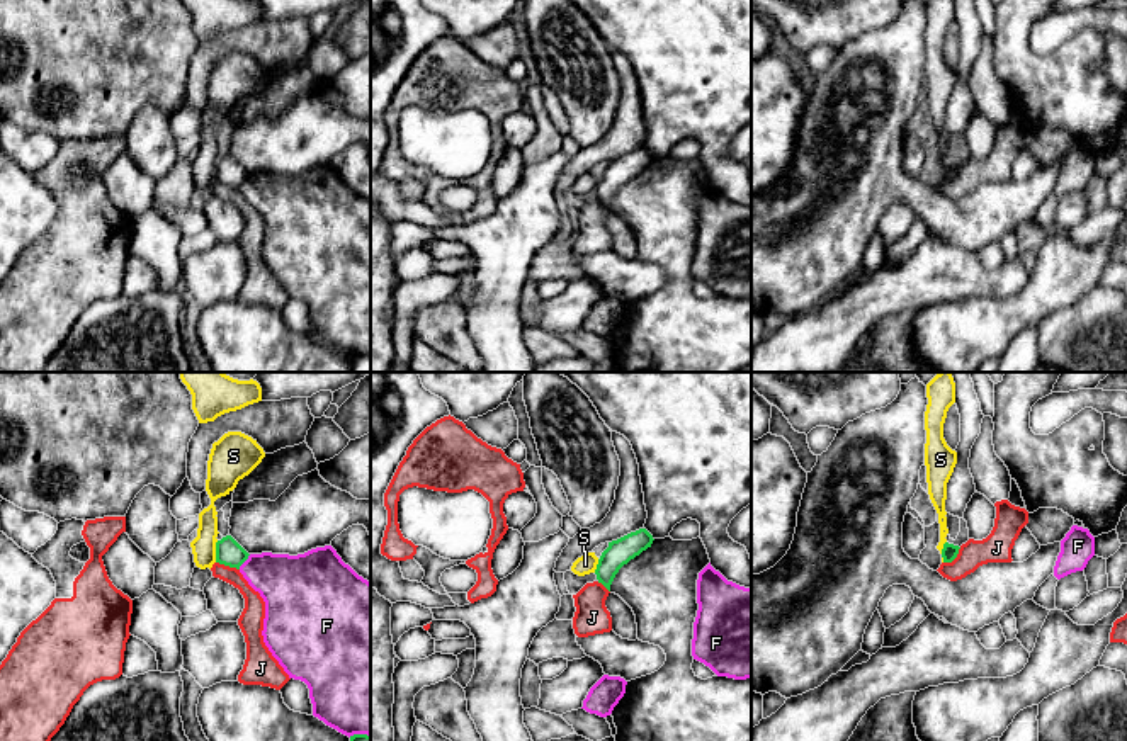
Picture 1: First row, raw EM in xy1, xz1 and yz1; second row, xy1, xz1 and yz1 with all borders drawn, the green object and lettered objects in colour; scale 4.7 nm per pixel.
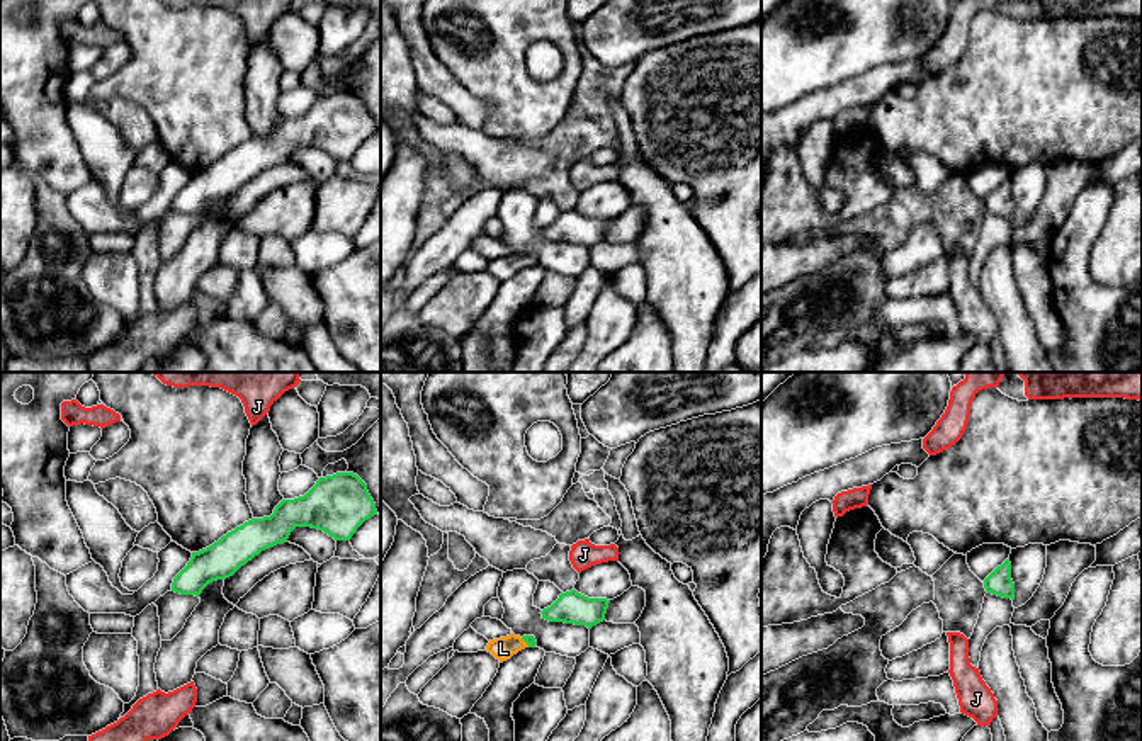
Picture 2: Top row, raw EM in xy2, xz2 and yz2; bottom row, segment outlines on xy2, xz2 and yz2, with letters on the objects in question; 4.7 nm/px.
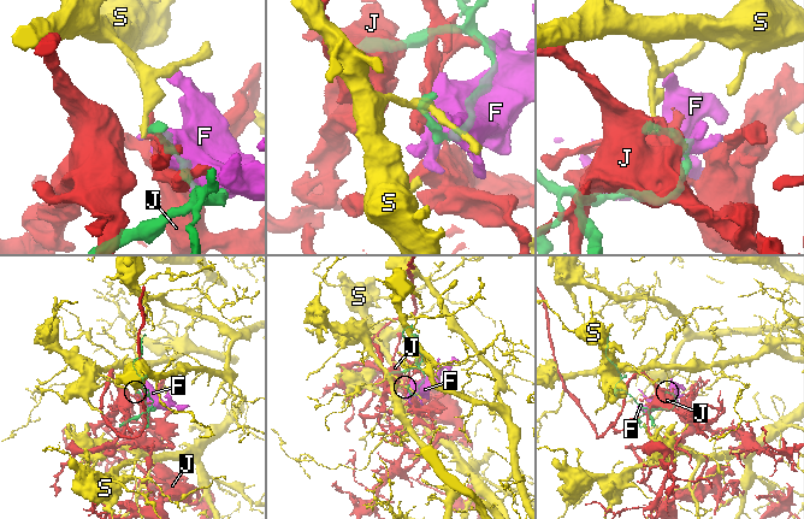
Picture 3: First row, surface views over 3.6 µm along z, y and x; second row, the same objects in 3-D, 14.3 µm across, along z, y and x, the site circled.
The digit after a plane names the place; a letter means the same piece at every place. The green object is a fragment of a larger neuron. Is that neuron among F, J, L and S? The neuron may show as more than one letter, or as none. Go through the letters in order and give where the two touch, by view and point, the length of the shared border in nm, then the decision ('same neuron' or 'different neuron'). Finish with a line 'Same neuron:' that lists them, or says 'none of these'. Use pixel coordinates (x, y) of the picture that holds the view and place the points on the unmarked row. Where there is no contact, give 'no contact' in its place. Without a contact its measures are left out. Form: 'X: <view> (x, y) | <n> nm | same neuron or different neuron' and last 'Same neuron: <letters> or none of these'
F: xy1 (245, 179) | 90 nm | different neuron
J: xy1 (228, 184) | 120 nm | different neuron
L: xz2 (525, 260) | 60 nm | same neuron
S: xy1 (216, 170) | 110 nm | different neuron
Same neuron: L

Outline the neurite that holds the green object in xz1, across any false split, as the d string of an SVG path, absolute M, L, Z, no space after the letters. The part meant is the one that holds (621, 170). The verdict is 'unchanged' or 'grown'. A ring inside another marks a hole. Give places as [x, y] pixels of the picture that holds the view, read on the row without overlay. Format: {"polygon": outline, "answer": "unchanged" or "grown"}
{"polygon": "M639 148L609 161L609 167L602 172L595 189L598 202L610 211L610 204L619 189L643 170L651 167L653 160L653 155L646 148Z", "answer": "unchanged"}

